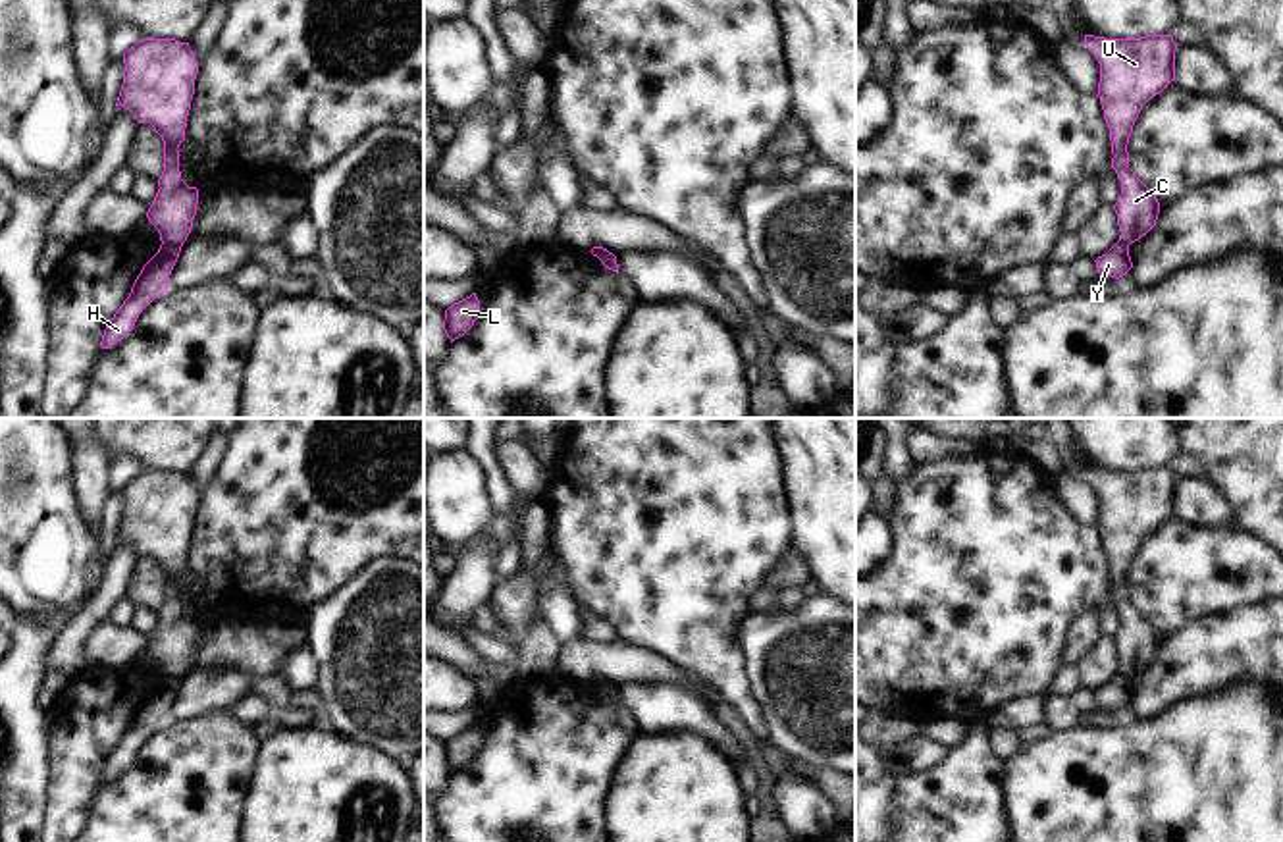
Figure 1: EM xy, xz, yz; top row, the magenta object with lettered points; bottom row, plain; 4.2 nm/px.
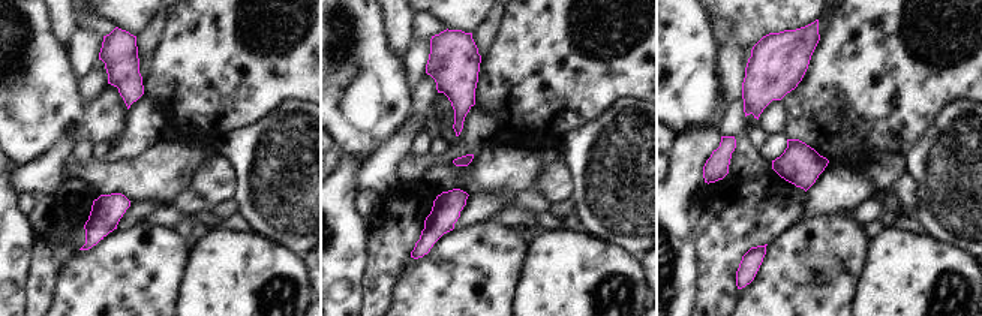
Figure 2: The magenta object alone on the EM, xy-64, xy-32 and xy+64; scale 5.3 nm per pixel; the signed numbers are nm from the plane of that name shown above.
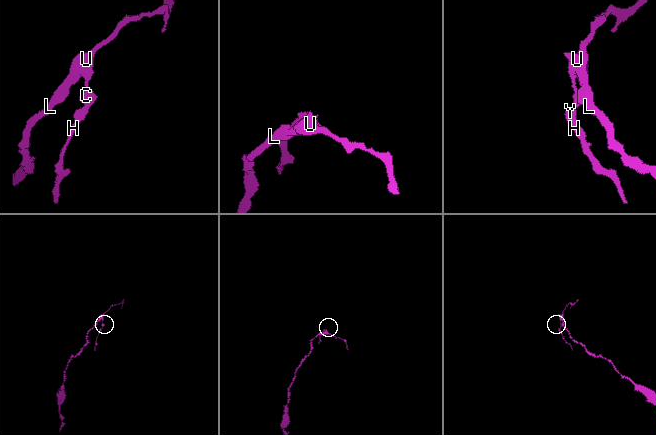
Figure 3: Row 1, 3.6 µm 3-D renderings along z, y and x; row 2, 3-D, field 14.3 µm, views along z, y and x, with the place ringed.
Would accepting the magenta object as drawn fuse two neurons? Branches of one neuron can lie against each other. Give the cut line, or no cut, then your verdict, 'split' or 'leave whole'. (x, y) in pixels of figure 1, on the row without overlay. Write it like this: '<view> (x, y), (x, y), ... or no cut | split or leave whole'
xy (162, 673), (172, 673), (180, 679) | split

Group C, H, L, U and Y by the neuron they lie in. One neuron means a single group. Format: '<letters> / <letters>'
C L U / H Y

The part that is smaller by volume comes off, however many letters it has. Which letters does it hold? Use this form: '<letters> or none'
H, Y.

